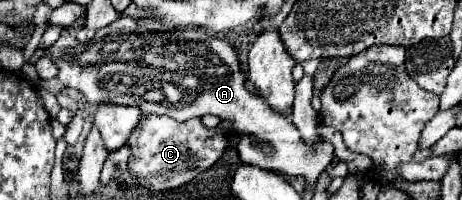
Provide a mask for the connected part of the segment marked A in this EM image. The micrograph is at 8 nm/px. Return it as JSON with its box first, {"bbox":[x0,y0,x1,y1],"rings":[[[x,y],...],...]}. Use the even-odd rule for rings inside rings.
{"bbox":[43,17,333,183],"rings":[[[121,17],[97,31],[89,43],[71,41],[69,33],[63,33],[45,49],[43,57],[51,57],[59,69],[57,79],[65,87],[81,91],[91,105],[133,105],[147,115],[167,115],[175,121],[203,115],[215,115],[227,121],[243,163],[287,176],[301,176],[307,183],[313,183],[331,163],[333,145],[329,141],[323,141],[319,149],[307,149],[307,145],[299,141],[299,131],[291,125],[291,119],[271,113],[271,109],[245,87],[239,53],[231,43],[205,29],[149,31],[145,27],[141,19]],[[67,53],[81,57],[81,61],[69,63],[69,59],[65,59]]]}

